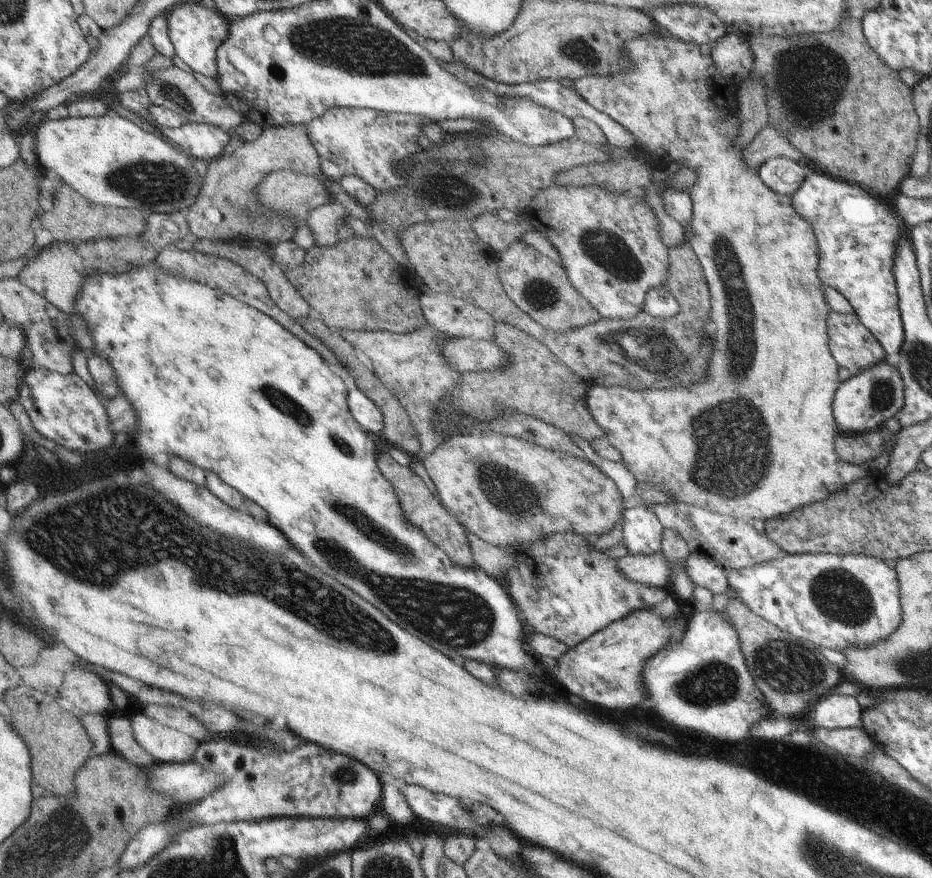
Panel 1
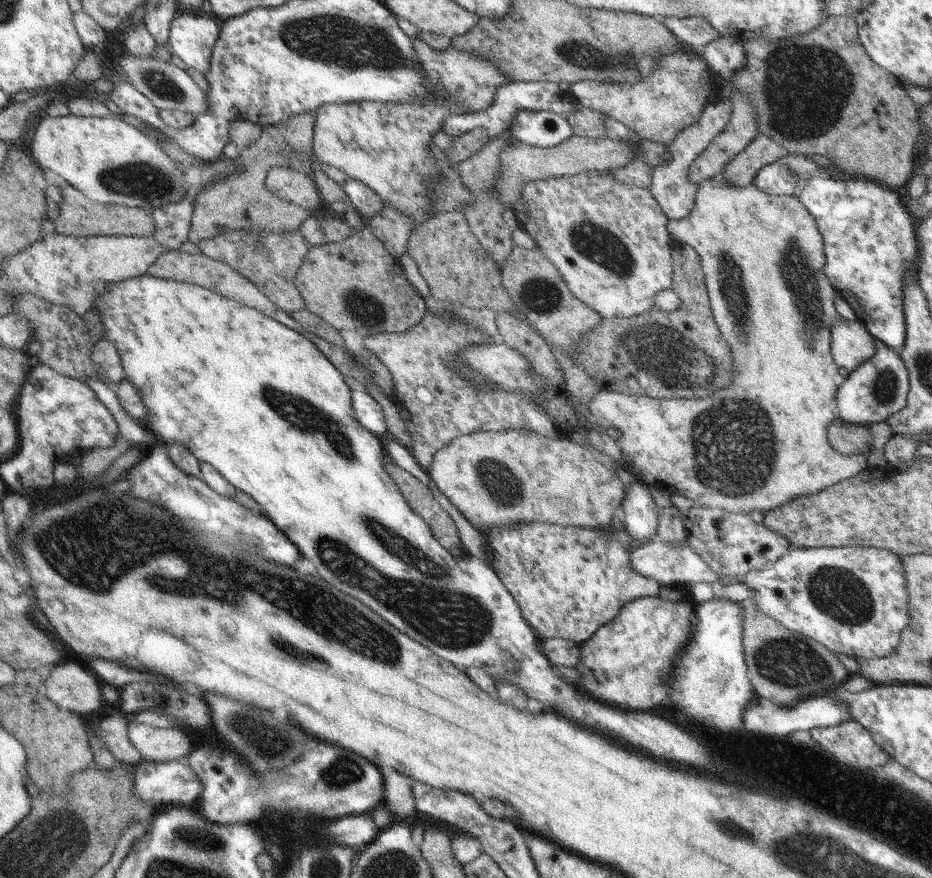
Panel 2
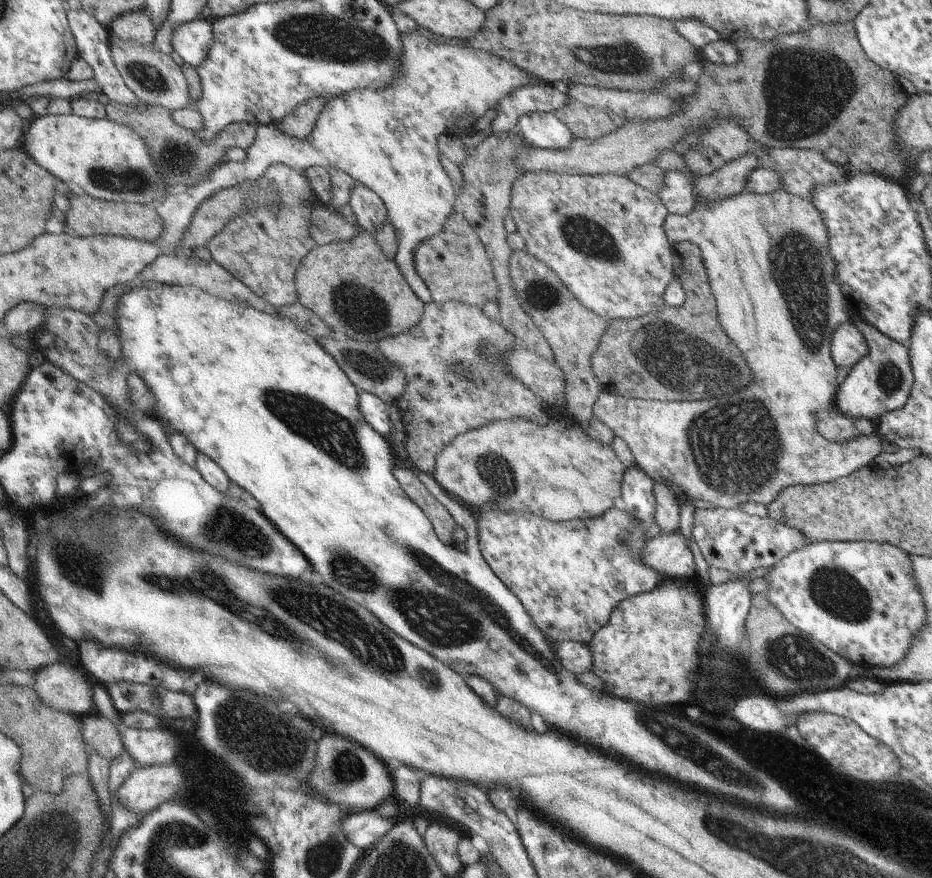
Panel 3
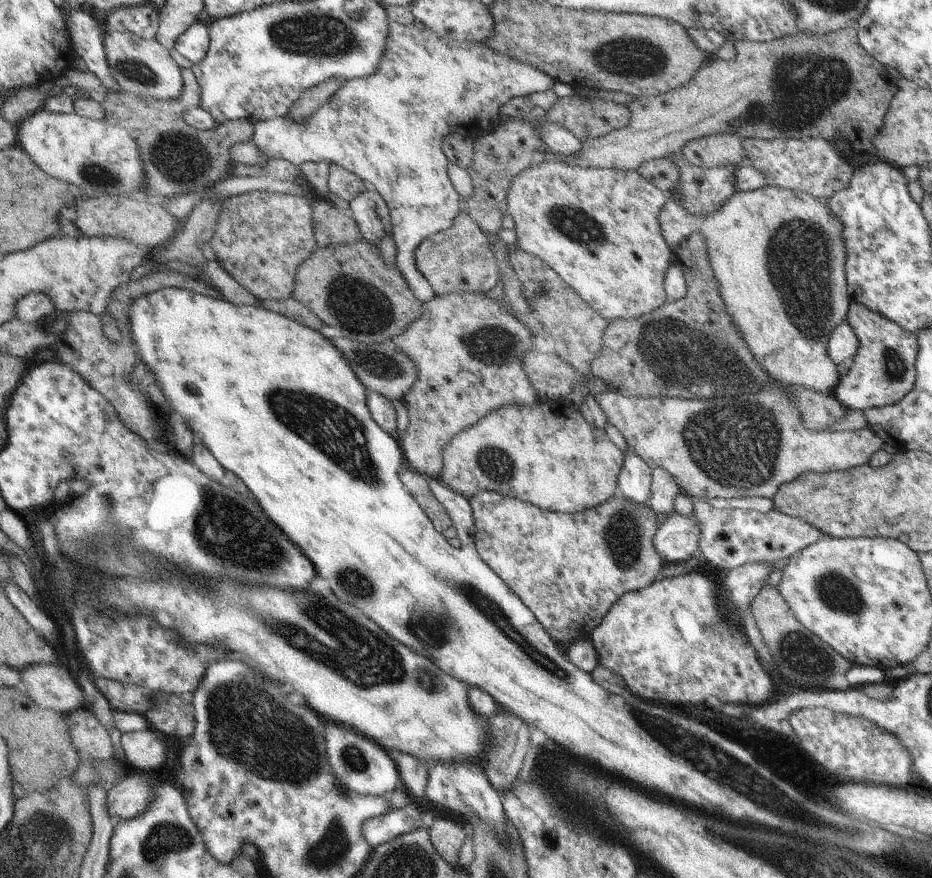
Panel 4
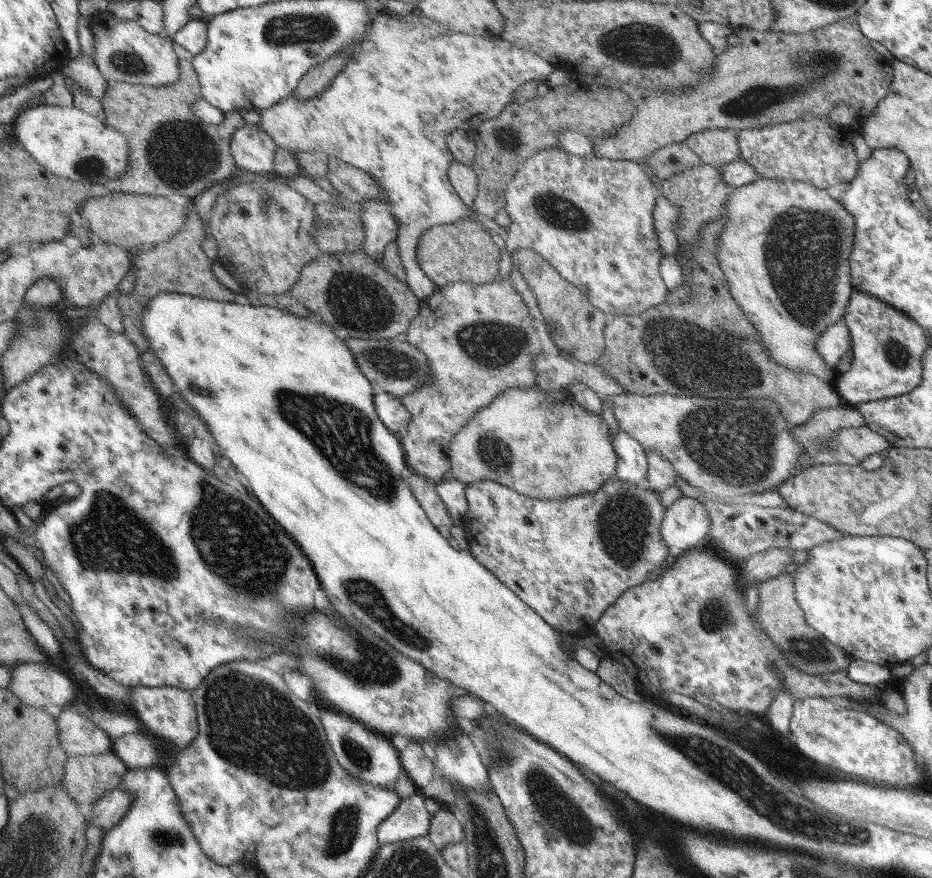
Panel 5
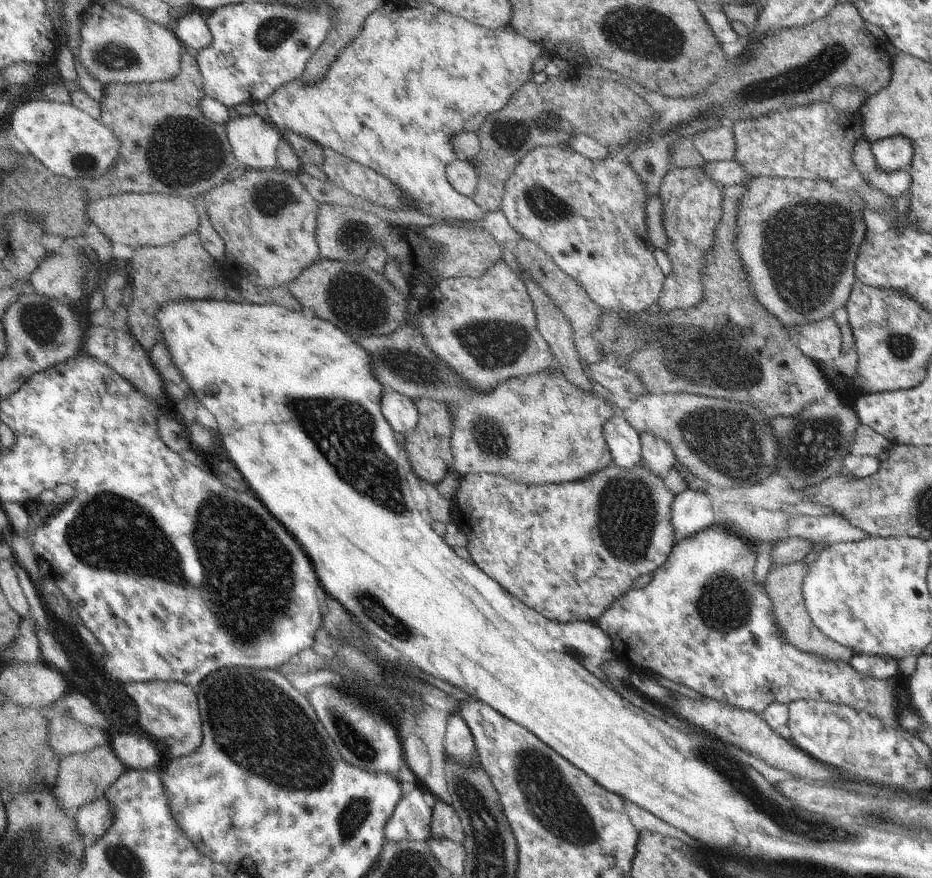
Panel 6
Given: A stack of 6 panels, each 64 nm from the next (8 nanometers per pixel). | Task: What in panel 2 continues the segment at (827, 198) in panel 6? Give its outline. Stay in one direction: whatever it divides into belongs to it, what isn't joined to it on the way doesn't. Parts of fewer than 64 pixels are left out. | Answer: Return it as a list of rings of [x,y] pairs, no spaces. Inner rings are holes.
[[[722,172],[707,176],[706,180],[697,185],[695,206],[687,216],[679,219],[669,219],[665,225],[665,231],[671,236],[673,243],[685,243],[692,246],[698,254],[704,283],[708,292],[710,309],[713,320],[730,346],[732,356],[732,384],[727,388],[715,391],[705,399],[657,399],[646,397],[636,392],[622,394],[601,388],[592,398],[591,412],[595,418],[595,424],[610,431],[616,440],[620,450],[627,454],[625,469],[639,481],[653,486],[656,482],[667,485],[669,488],[677,488],[677,492],[692,498],[693,504],[710,509],[723,509],[725,512],[737,512],[749,514],[750,510],[759,510],[763,513],[771,511],[775,507],[783,507],[785,503],[800,498],[801,495],[812,495],[814,492],[824,490],[845,479],[851,479],[867,468],[866,462],[871,447],[867,446],[861,452],[849,454],[838,453],[829,444],[827,426],[835,417],[835,400],[837,384],[833,376],[837,374],[838,365],[832,359],[831,353],[831,328],[837,319],[841,319],[836,311],[837,292],[829,284],[828,277],[824,273],[824,241],[817,228],[815,217],[801,204],[797,194],[793,195],[769,195],[761,192],[755,185],[749,183],[746,187],[729,185],[724,180]]]

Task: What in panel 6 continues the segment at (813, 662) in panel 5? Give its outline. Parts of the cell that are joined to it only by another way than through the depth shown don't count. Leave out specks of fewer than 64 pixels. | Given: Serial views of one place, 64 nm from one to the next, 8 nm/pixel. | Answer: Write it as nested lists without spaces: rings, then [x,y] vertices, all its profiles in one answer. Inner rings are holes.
[[[797,560],[794,563],[768,568],[763,584],[768,593],[768,597],[772,601],[771,610],[776,625],[780,629],[780,633],[784,636],[784,639],[795,648],[822,656],[824,659],[848,662],[853,653],[851,649],[845,645],[831,641],[829,637],[826,637],[824,633],[813,624],[805,608],[802,580],[804,576],[808,574],[808,566],[809,564],[806,565],[802,560]]]

